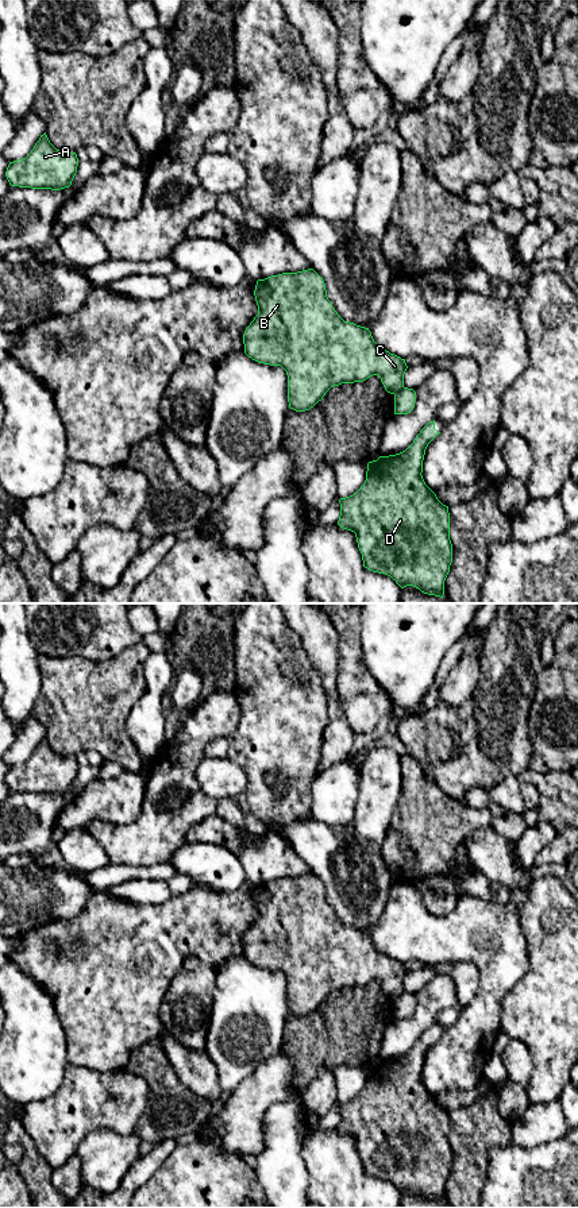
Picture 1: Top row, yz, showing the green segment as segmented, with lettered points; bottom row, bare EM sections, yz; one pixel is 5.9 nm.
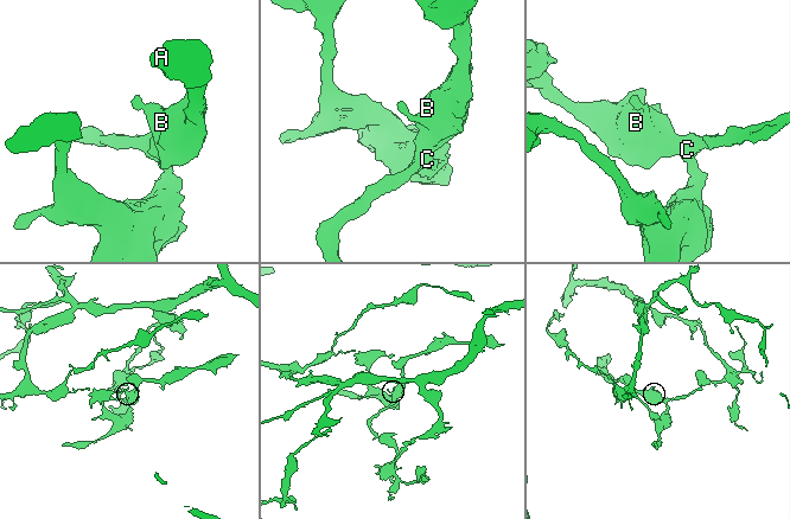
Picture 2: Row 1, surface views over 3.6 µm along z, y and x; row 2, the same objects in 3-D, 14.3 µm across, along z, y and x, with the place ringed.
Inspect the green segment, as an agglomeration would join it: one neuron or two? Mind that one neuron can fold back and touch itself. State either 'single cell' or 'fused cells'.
fused cells

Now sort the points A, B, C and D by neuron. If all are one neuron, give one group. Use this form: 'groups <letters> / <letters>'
groups A B C / D

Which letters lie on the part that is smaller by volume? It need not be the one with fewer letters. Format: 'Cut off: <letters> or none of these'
Cut off: D

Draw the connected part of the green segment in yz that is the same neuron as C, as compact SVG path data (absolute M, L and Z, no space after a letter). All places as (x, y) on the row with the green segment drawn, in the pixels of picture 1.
M313 269L258 279L254 296L258 314L243 333L244 354L258 363L281 366L286 371L290 409L309 410L331 387L363 382L373 375L381 378L390 394L404 389L405 359L379 348L369 328L344 321Z

